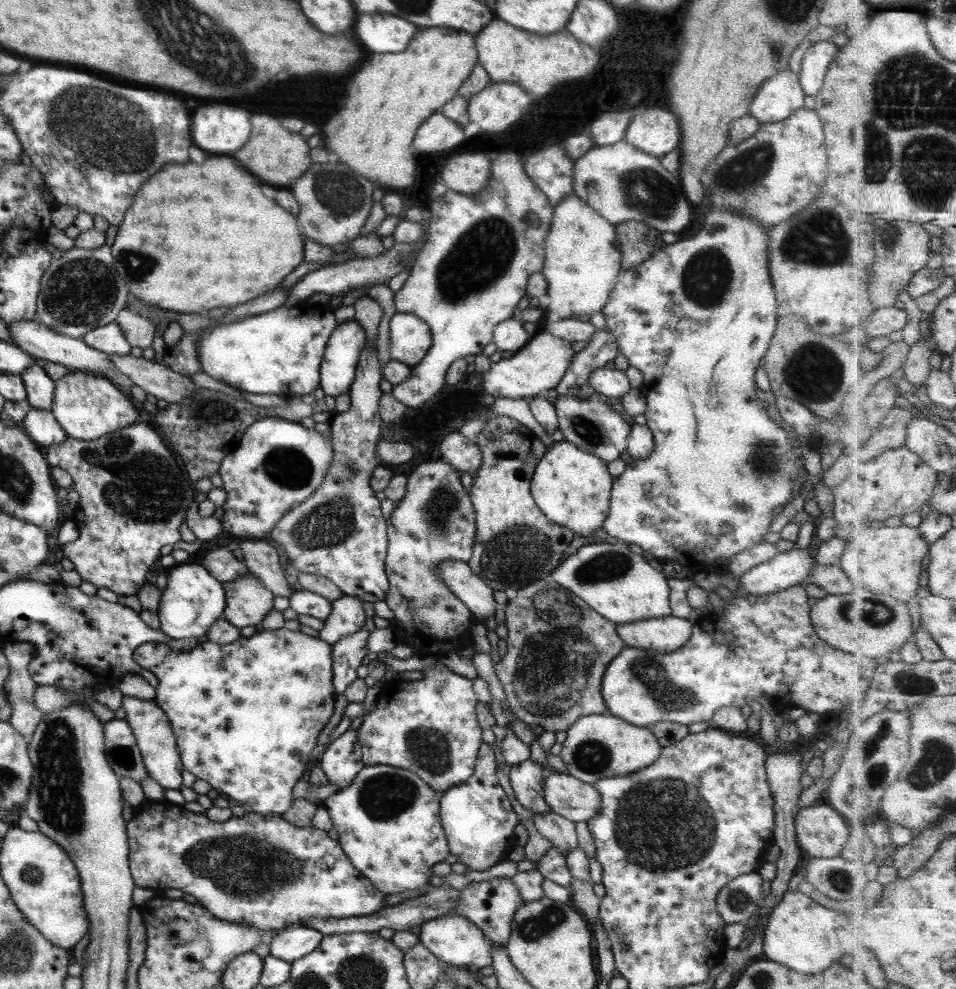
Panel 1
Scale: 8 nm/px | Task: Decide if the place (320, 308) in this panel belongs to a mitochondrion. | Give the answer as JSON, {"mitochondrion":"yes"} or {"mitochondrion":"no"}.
{"mitochondrion":"no"}

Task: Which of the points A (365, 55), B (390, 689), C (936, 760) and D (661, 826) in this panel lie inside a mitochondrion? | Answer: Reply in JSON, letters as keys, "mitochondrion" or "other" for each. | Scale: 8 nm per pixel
{"A":"other","B":"other","C":"mitochondrion","D":"mitochondrion"}

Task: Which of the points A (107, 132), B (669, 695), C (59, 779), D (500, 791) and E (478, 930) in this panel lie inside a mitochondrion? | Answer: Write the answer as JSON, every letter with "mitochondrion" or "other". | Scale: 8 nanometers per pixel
{"A":"mitochondrion","B":"mitochondrion","C":"mitochondrion","D":"other","E":"other"}

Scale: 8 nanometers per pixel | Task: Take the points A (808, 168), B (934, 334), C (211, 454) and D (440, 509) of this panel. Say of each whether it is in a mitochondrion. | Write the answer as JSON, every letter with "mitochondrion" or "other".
{"A":"other","B":"other","C":"other","D":"mitochondrion"}

